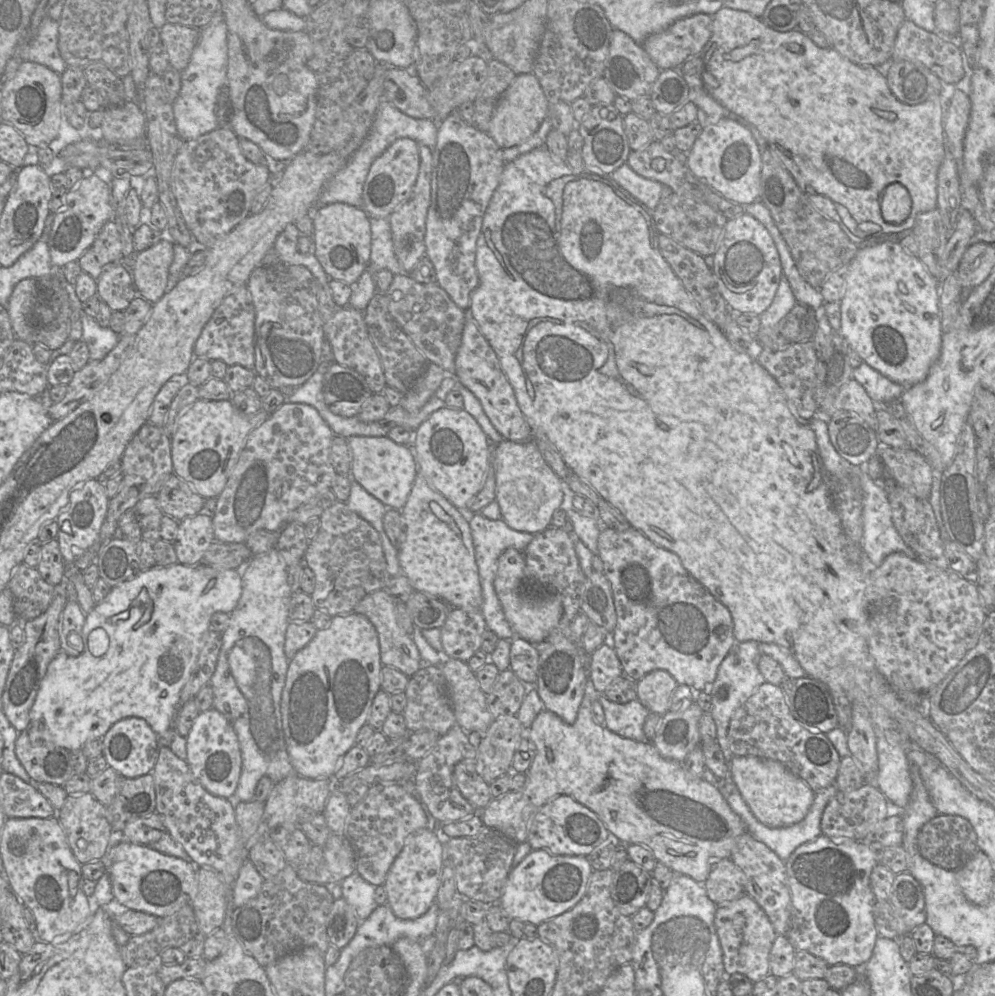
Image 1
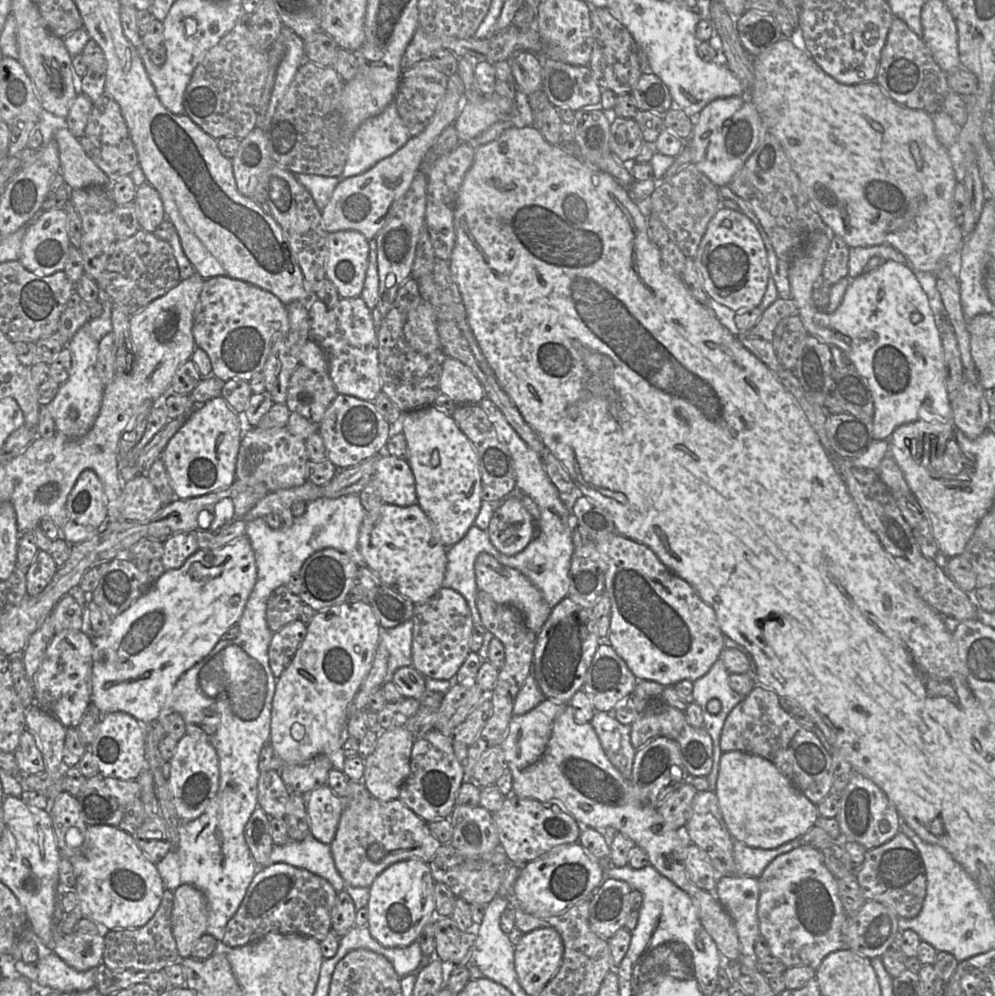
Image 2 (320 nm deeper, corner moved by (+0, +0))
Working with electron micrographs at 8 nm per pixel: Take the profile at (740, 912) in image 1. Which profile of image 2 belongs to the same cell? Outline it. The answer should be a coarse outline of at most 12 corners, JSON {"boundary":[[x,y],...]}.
{"boundary":[[722,876],[715,896],[734,923],[741,961],[757,968],[758,879]]}

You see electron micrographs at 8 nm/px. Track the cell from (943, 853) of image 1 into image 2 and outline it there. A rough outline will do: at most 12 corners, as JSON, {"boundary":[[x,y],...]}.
{"boundary":[[901,831],[867,850],[856,874],[867,901],[913,918],[924,864]]}

